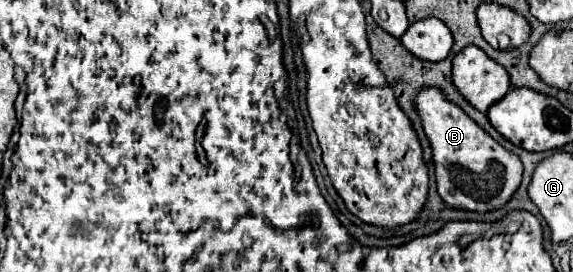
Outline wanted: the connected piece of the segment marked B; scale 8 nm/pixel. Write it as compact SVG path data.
M421 89L413 103L433 151L435 179L441 199L451 207L469 211L491 211L503 207L521 183L521 159L493 141L493 137L459 105L445 101L445 93L441 93L441 89Z

